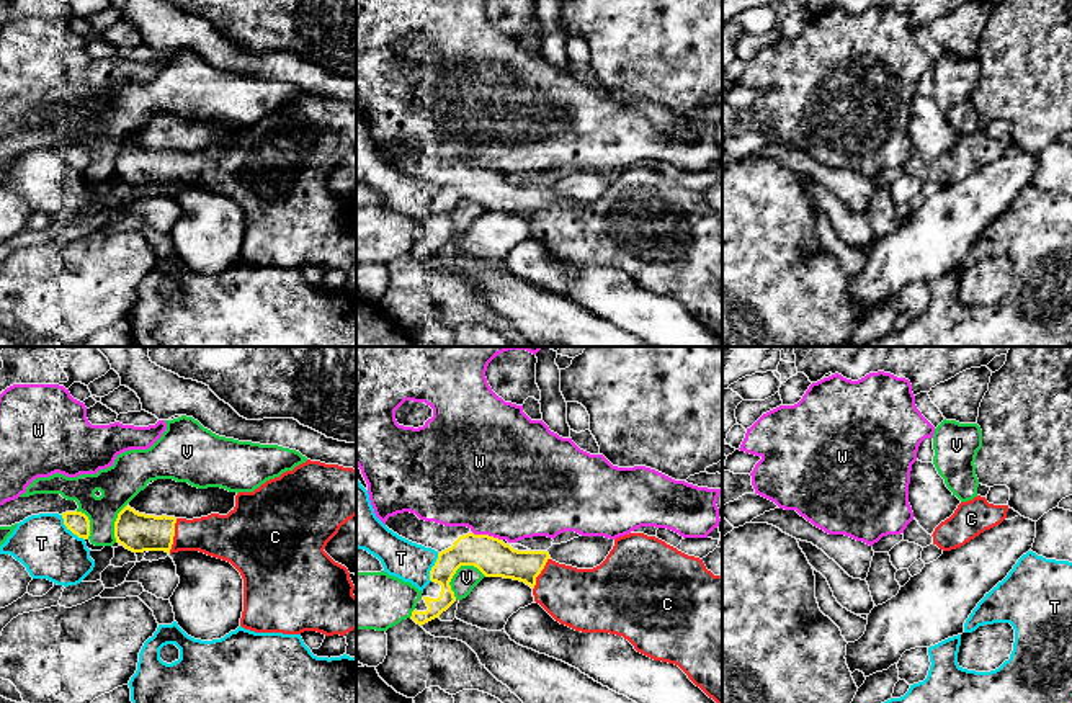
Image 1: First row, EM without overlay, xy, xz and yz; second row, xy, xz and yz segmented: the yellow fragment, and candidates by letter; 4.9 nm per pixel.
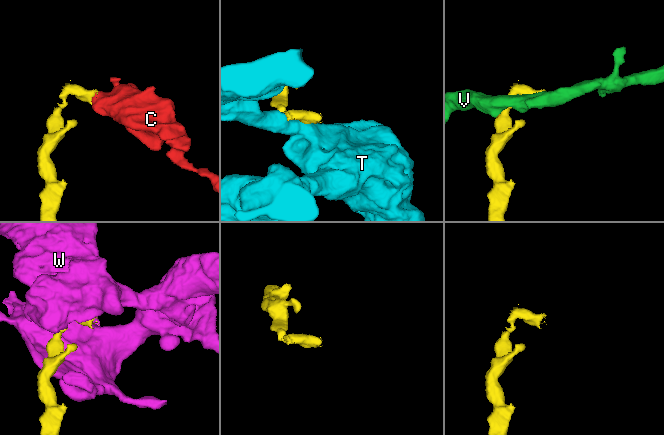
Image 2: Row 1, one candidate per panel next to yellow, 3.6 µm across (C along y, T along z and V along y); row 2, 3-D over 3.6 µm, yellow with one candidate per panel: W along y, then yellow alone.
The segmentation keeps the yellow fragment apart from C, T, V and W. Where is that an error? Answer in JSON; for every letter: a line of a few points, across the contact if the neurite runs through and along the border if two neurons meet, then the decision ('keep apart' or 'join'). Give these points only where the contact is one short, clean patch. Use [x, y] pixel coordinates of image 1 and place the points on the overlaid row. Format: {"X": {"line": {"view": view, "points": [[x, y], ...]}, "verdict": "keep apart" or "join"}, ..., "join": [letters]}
{"C": {"line": {"view": "xy", "points": [[136, 532], [174, 535], [224, 537]]}, "verdict": "join"}, "T": {"verdict": "keep apart"}, "V": {"verdict": "keep apart"}, "W": {"verdict": "keep apart"}, "join": ["C"]}

